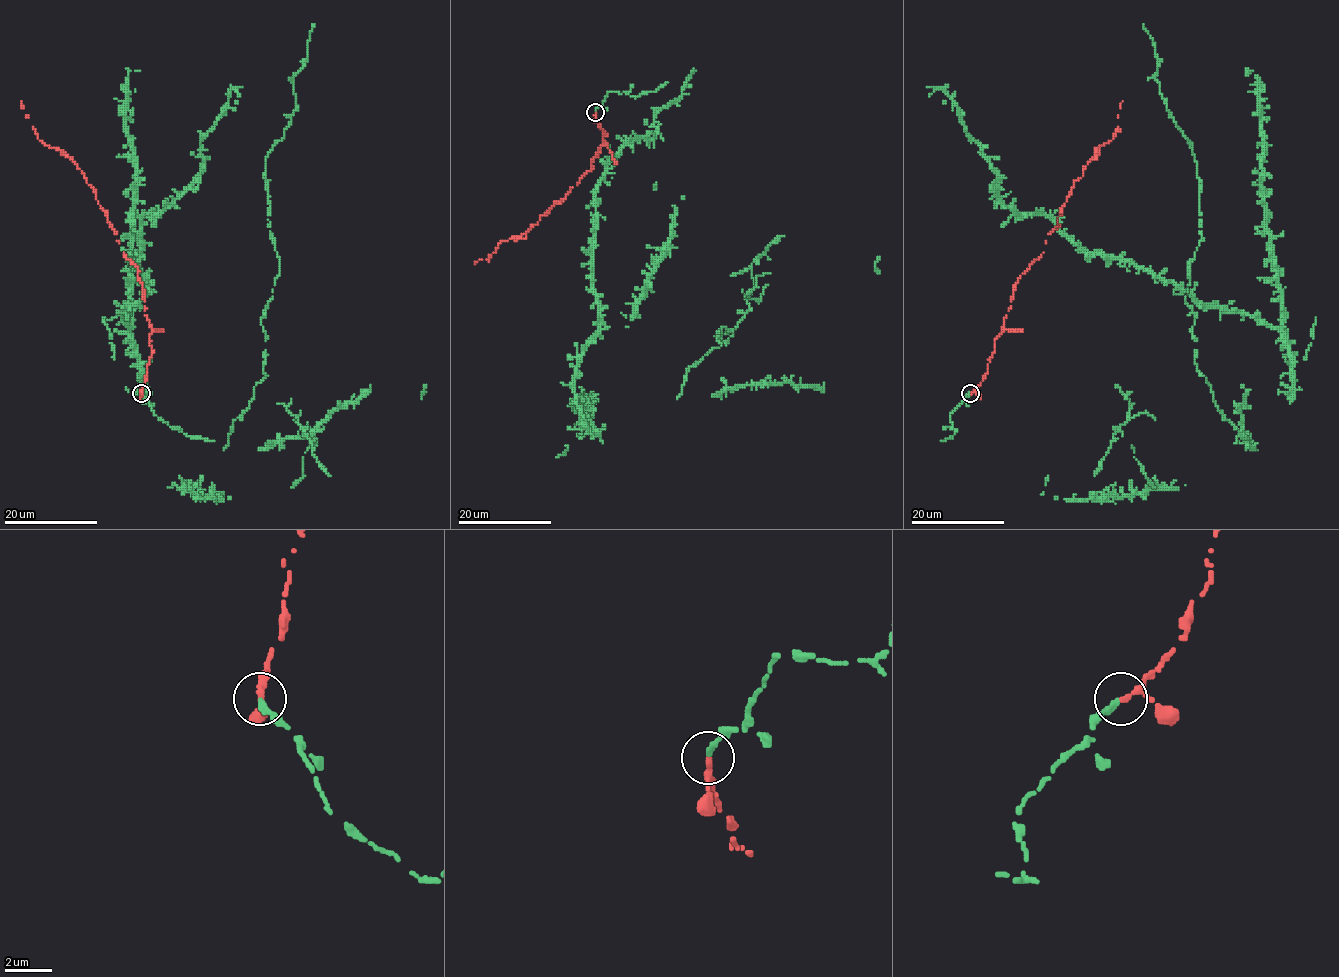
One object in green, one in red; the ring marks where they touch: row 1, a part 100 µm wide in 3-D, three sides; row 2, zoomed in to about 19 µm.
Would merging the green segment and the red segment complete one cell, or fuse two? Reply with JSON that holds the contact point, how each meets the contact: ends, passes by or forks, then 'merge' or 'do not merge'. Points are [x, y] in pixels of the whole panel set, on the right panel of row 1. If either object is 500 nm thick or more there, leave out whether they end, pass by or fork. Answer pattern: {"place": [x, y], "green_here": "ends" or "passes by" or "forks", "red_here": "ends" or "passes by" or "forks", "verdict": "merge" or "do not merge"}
{"place": [970, 393], "green_here": "ends", "red_here": "passes by", "verdict": "merge"}

